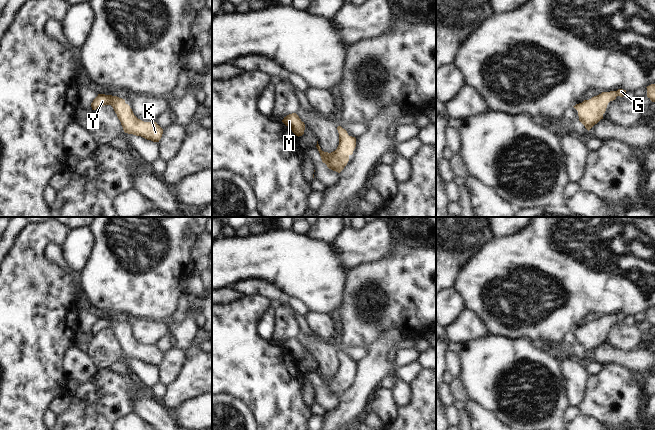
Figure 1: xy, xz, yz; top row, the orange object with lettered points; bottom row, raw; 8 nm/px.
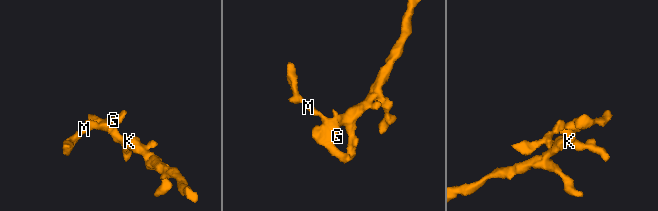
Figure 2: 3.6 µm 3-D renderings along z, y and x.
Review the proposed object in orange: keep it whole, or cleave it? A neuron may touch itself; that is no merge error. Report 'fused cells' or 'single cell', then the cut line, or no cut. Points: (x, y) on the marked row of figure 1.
single cell; no cut

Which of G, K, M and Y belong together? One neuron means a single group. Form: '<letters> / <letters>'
G K M Y

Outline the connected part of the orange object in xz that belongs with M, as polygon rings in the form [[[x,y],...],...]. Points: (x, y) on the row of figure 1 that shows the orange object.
[[[296,113],[287,115],[282,122],[288,126],[296,136],[299,137],[304,134],[305,124]]]

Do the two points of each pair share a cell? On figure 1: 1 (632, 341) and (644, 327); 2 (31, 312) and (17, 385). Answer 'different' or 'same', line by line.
1: different
2: same

